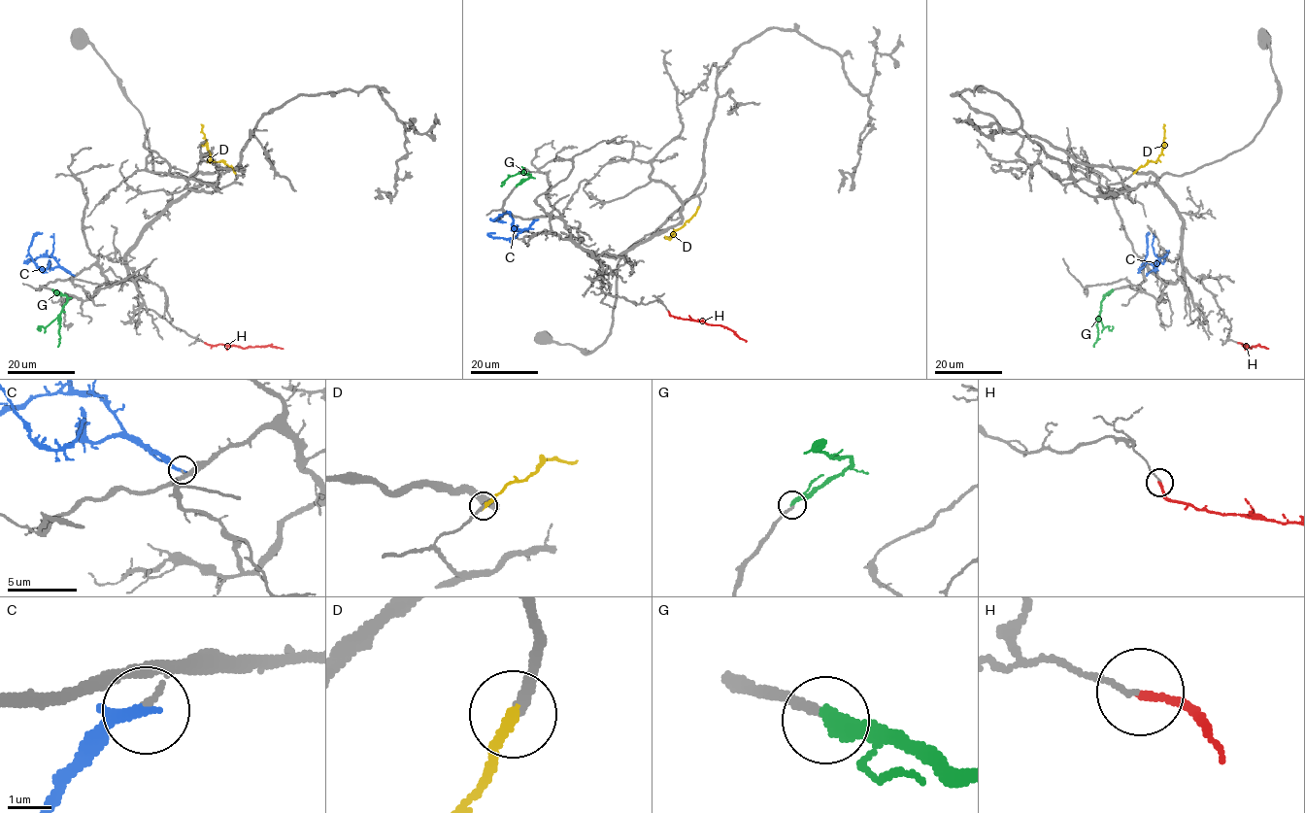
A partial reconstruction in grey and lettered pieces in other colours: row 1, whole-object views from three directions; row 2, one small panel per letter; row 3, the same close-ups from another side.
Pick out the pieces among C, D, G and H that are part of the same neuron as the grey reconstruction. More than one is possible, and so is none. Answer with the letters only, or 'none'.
D, G

